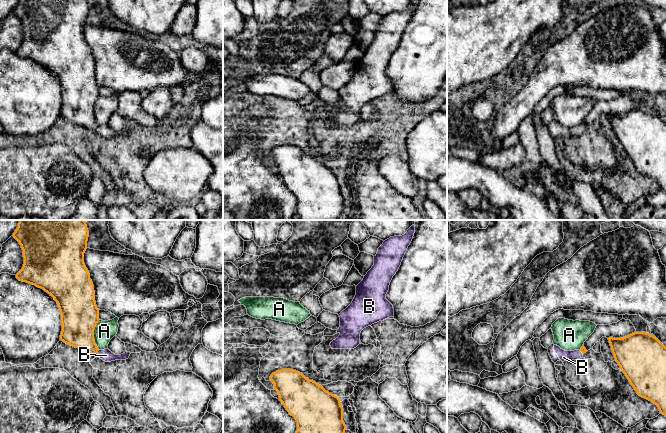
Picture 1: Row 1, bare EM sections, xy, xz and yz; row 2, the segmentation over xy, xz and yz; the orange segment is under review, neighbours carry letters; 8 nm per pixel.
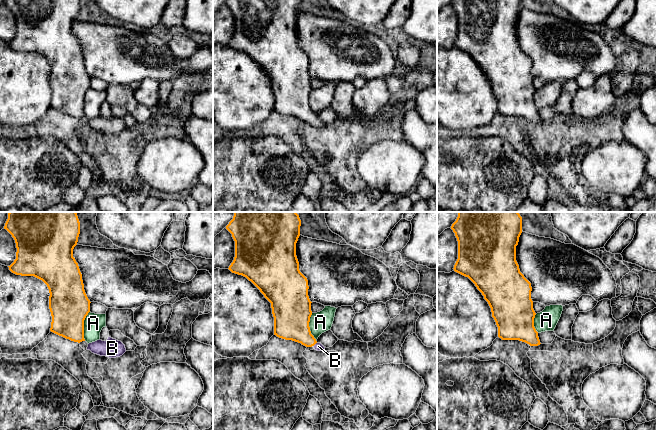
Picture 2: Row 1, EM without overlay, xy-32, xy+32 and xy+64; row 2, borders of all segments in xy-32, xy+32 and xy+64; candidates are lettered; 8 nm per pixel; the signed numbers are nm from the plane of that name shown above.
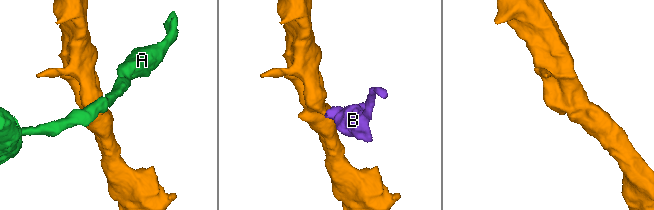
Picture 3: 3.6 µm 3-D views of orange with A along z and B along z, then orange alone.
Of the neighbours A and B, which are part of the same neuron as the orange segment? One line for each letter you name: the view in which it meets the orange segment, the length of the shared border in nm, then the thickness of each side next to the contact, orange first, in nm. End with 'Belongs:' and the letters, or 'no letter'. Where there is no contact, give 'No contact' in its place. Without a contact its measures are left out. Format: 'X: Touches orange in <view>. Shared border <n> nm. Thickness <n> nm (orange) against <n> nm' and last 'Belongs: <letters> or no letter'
B: Touches orange in xy. Shared border 60 nm. Thickness 260 nm (orange) against 100 nm
Belongs: B

